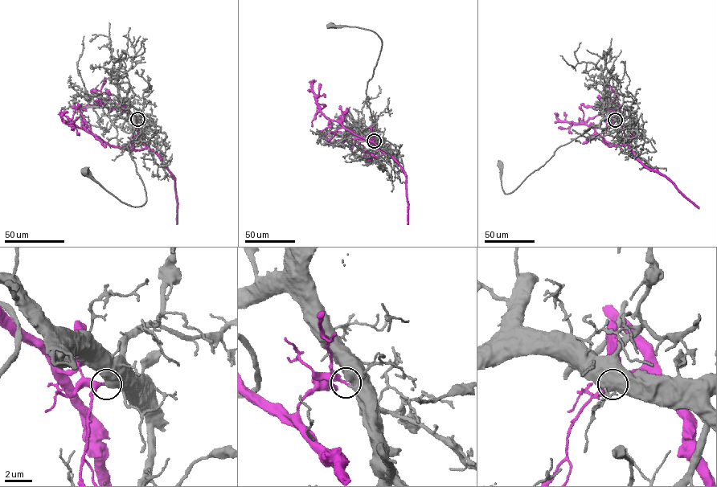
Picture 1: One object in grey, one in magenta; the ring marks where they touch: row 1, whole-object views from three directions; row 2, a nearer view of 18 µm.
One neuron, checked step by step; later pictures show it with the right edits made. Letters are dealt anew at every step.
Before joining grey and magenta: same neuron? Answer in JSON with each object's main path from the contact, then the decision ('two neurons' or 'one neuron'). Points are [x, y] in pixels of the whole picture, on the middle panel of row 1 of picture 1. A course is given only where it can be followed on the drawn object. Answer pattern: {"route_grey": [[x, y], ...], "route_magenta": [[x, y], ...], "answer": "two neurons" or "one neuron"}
{"route_grey": [[374, 140], [370, 127], [371, 115], [366, 92], [378, 56], [381, 39], [370, 30], [330, 26]], "route_magenta": [[374, 141], [370, 143], [380, 151], [372, 142], [354, 134], [321, 112], [310, 83], [316, 80]], "answer": "two neurons"}

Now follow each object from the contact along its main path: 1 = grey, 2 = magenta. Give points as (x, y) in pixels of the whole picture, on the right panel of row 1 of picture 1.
1: (615, 120), (604, 118), (600, 124), (559, 146), (544, 164), (510, 193), (502, 190), (501, 165)
2: (615, 120), (620, 123), (624, 134), (625, 142), (620, 145), (607, 142), (587, 124), (561, 121), (555, 114)

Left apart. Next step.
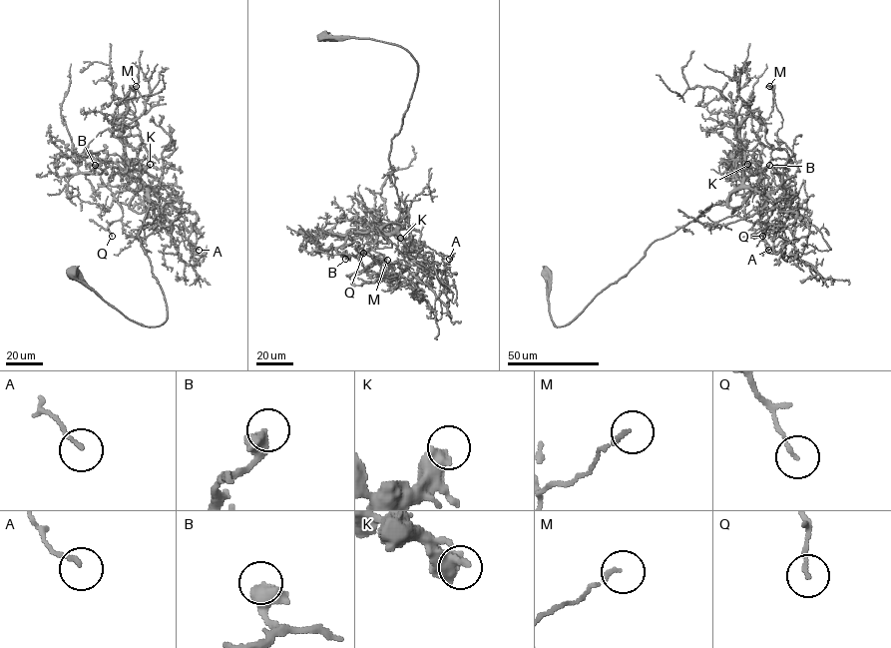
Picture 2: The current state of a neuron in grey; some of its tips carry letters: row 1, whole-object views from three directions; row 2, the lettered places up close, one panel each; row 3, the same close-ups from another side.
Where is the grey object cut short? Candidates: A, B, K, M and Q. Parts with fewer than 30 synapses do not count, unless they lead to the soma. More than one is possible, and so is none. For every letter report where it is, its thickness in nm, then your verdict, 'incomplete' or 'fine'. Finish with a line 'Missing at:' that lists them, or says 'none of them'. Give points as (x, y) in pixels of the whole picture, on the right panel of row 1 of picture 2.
A: (768, 250) | 140 nm | fine
B: (769, 165) | 600 nm | fine
K: (747, 164) | 600 nm | fine
M: (769, 86) | 170 nm | fine
Q: (762, 236) | 140 nm | fine
Missing at: none of them

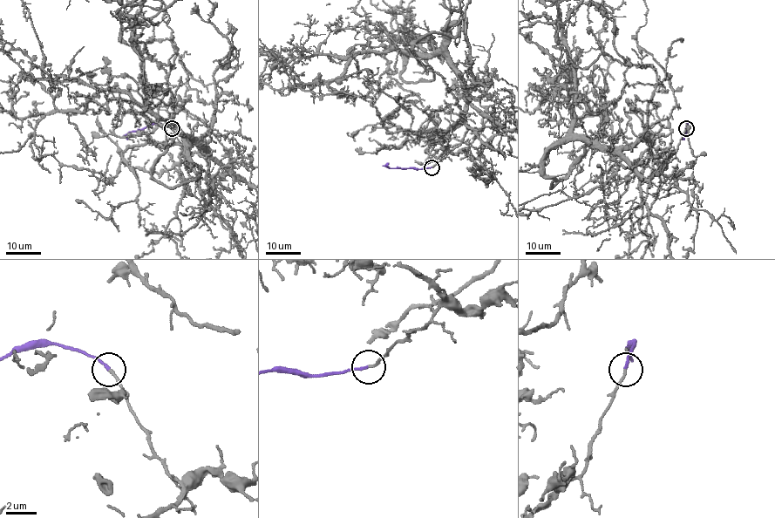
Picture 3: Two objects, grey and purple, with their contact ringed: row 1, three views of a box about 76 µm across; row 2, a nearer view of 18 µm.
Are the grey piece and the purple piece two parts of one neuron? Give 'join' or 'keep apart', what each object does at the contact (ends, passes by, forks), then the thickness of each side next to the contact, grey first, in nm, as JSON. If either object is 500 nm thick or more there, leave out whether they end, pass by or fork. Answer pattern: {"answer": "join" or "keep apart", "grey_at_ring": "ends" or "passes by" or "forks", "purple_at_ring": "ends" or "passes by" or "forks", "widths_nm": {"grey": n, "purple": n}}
{"answer": "join", "grey_at_ring": "ends", "purple_at_ring": "ends", "widths_nm": {"grey": 160, "purple": 170}}

